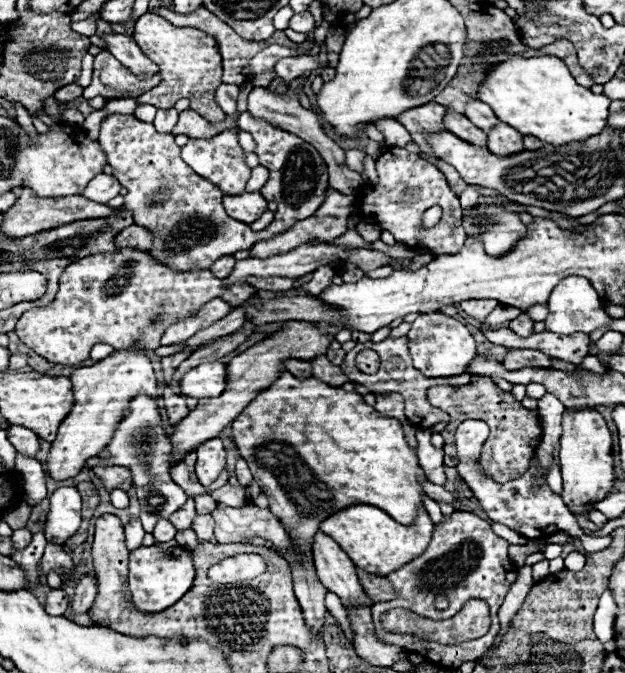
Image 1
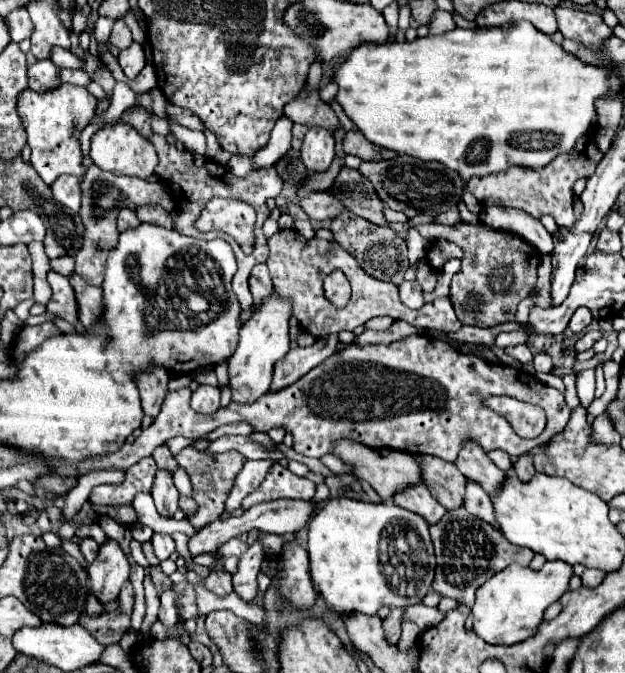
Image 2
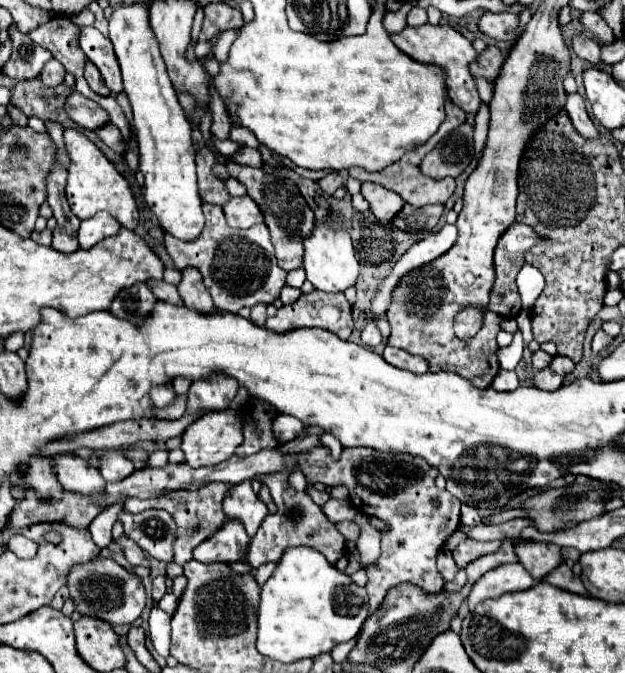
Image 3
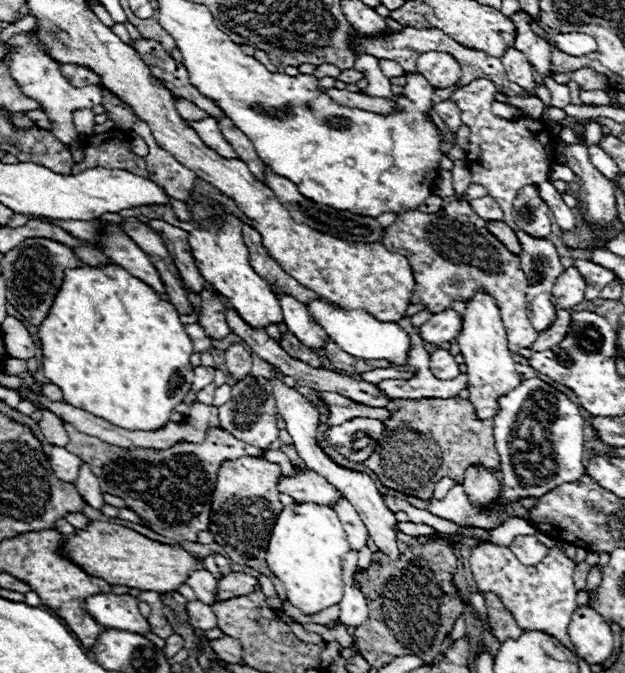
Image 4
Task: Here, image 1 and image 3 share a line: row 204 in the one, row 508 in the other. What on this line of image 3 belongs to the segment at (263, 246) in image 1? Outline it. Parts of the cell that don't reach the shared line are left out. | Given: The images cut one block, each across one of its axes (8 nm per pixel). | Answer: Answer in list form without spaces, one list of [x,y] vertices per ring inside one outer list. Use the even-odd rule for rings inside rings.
[[[330,498],[322,506],[322,512],[326,514],[326,518],[332,524],[338,524],[344,520],[354,520],[354,516],[356,516],[356,510],[350,506],[350,500],[336,500],[336,498]]]

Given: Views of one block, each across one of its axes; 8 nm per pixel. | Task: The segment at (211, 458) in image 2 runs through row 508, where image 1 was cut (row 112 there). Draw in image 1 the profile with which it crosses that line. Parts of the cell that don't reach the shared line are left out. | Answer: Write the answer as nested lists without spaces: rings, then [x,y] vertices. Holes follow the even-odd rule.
[[[142,14],[134,28],[134,40],[140,46],[140,50],[160,66],[160,76],[162,76],[158,86],[154,86],[152,90],[148,90],[146,94],[142,94],[138,98],[138,104],[152,104],[152,106],[160,108],[160,106],[174,106],[178,100],[188,98],[190,110],[196,110],[208,122],[222,122],[226,118],[226,114],[214,102],[214,90],[222,84],[222,80],[220,80],[222,78],[222,58],[220,58],[220,50],[218,50],[218,44],[214,42],[214,38],[210,38],[208,34],[204,34],[202,30],[196,30],[196,28],[178,28],[156,14]]]

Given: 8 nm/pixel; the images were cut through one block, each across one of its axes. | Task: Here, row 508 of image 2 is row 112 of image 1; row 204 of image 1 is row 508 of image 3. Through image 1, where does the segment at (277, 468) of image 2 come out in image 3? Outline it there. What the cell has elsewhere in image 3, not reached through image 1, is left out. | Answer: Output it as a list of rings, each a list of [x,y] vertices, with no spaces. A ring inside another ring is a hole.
[[[288,472],[284,476],[276,476],[276,474],[262,474],[258,476],[260,484],[264,484],[270,490],[270,498],[276,506],[280,506],[280,512],[276,510],[276,514],[270,514],[258,534],[252,538],[250,544],[250,564],[256,568],[256,564],[266,564],[266,562],[278,562],[282,558],[282,552],[289,547],[308,546],[318,550],[320,554],[326,556],[326,560],[330,564],[336,564],[342,556],[344,556],[344,536],[336,530],[336,526],[322,514],[322,508],[316,506],[312,502],[312,498],[306,492],[298,492],[288,484]]]

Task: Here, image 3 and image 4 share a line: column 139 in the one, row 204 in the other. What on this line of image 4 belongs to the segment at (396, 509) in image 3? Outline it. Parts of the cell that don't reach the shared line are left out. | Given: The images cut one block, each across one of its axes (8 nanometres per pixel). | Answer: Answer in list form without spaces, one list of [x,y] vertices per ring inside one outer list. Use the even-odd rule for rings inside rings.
[[[484,196],[484,198],[474,198],[470,200],[472,210],[482,218],[482,220],[502,220],[502,210],[498,206],[498,202],[492,196]]]

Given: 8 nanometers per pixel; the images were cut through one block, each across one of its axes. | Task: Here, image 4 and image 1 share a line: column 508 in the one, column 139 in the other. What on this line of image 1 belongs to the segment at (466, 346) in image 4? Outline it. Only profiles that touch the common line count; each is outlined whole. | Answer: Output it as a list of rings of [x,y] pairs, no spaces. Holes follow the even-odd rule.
[[[116,350],[108,358],[96,362],[90,368],[76,368],[70,374],[74,386],[74,408],[60,424],[58,436],[50,446],[46,472],[52,480],[68,480],[78,476],[84,462],[96,456],[112,438],[116,424],[128,414],[128,402],[134,394],[144,392],[156,398],[156,378],[146,350]]]

